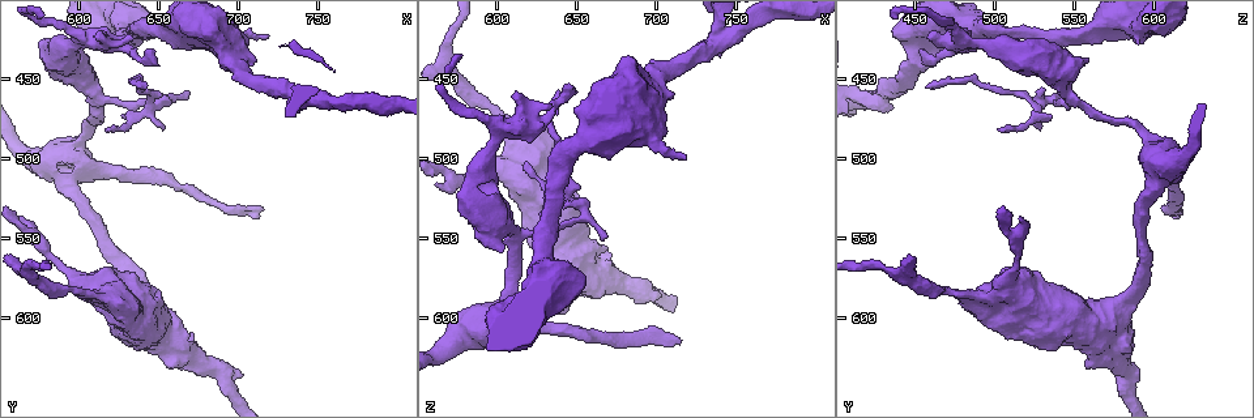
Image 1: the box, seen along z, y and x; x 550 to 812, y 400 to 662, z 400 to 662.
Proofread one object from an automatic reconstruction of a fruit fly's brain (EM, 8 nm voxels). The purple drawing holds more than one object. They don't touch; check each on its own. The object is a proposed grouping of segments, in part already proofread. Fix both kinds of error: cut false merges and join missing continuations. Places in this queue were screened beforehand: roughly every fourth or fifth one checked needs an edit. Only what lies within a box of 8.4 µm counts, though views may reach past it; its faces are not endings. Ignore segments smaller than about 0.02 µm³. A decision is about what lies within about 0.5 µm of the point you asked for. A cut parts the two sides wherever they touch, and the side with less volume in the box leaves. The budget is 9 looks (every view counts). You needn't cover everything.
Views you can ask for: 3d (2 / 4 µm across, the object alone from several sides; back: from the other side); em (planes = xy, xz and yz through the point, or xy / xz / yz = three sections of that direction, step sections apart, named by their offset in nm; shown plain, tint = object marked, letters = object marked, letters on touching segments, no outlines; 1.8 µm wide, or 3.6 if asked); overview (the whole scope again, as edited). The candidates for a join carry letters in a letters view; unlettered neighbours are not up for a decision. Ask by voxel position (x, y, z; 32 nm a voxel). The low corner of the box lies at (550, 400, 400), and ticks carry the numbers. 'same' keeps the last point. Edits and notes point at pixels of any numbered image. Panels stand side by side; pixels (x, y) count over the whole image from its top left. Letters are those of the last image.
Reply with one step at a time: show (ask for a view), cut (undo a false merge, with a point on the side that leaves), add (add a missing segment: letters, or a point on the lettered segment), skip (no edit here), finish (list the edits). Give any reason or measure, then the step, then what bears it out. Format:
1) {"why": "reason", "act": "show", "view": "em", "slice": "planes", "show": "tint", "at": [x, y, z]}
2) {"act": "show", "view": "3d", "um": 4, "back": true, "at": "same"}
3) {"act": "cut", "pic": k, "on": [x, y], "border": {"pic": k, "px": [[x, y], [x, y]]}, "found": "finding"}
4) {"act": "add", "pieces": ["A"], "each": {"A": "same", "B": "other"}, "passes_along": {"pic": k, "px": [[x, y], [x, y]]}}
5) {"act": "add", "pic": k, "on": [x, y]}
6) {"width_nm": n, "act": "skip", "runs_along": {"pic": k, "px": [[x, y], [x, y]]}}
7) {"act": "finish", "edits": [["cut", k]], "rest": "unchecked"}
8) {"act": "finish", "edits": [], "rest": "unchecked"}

{"why": "free end", "act": "show", "view": "3d", "um": 4, "at": [614, 568, 518]}

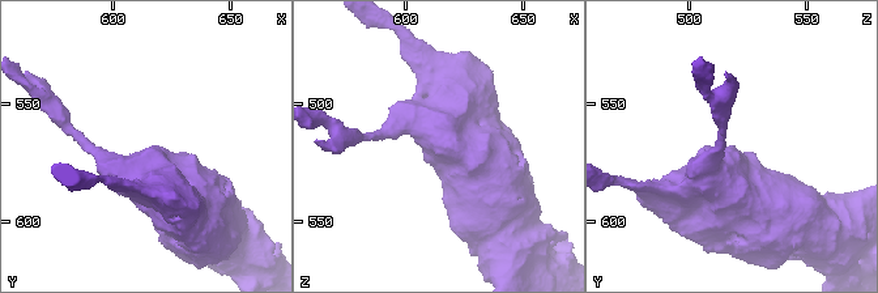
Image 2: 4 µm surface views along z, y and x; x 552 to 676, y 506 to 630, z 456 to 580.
{"act": "show", "view": "em", "um": 3.6, "slice": "planes", "show": "letters", "at": [614, 570, 518]}

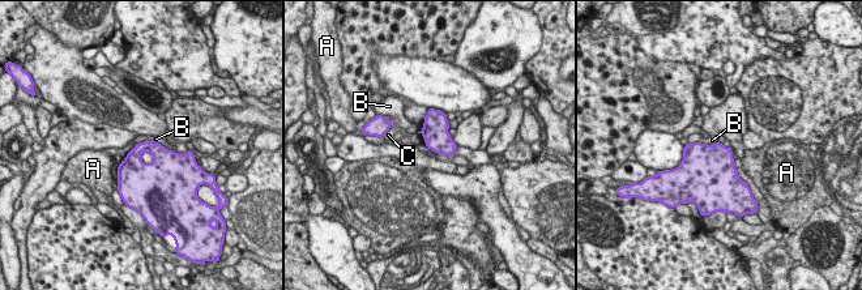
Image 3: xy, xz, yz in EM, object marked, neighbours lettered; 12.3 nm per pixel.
{"act": "skip", "each": {"A": "other", "B": "other", "C": "other"}, "border": {"pic": 3, "px": [[150, 139], [169, 150]]}, "found": "none of them fits"}

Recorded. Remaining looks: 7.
{"why": "tapers out", "act": "show", "view": "3d", "um": 4, "back": true, "at": [618, 484, 500]}

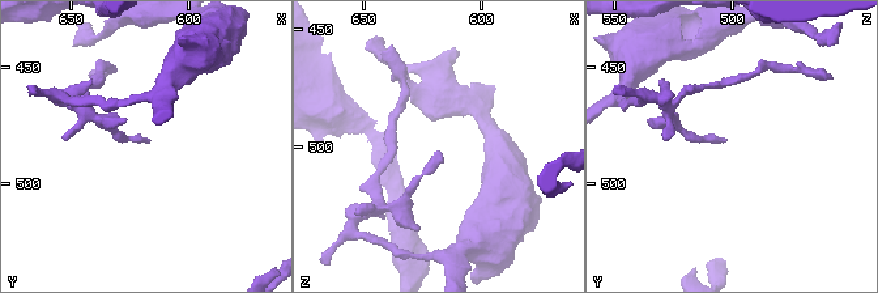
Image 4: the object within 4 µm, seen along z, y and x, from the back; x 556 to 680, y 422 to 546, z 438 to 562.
{"why": "now the EM", "act": "show", "view": "em", "slice": "xz", "step": 4, "show": "tint", "at": [618, 481, 502]}

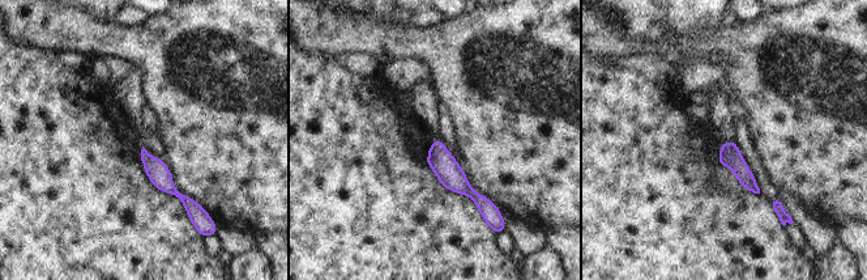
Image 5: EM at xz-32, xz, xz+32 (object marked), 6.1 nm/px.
{"why": "cut it another way", "act": "show", "view": "em", "slice": "planes", "show": "letters", "at": "same"}

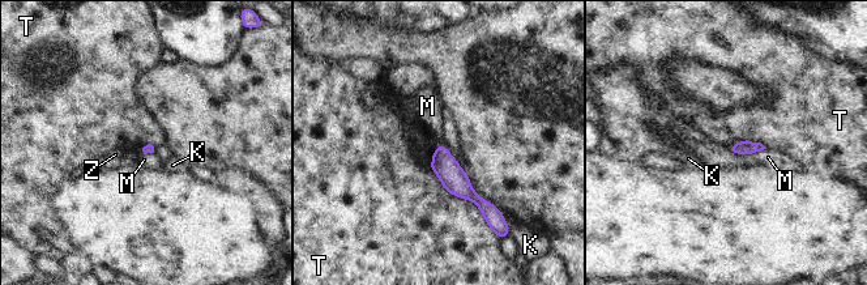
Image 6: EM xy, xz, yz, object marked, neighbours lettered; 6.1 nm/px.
{"longest_contact_nm": ["T", 600], "act": "skip", "each": {"K": "other", "M": "other", "T": "other", "Z": "other"}, "found": "no lettered segment goes on from it"}

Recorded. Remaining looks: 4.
{"why": "two arms in line, one across", "act": "show", "view": "em", "slice": "planes", "show": "plain", "at": [740, 460, 424]}

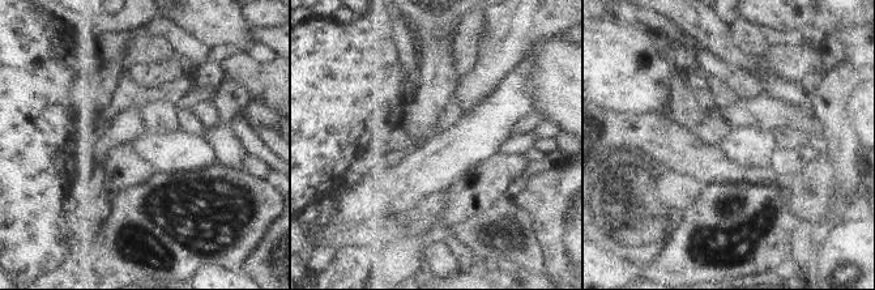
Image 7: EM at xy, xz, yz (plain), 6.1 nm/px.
{"why": "with the object marked", "act": "show", "view": "em", "slice": "planes", "show": "tint", "at": "same"}

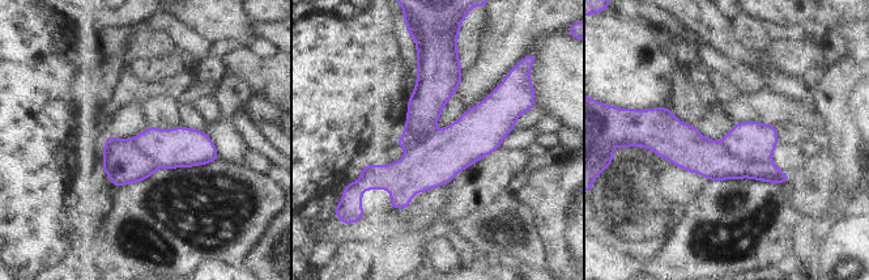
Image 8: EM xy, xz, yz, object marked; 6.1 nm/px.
{"why": "see the neighbours", "act": "show", "view": "em", "slice": "planes", "show": "letters", "at": "same"}

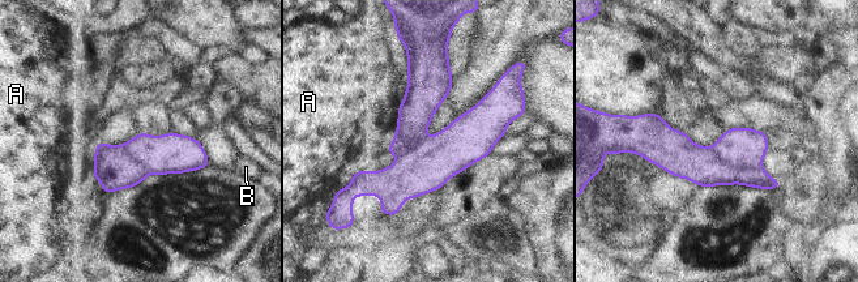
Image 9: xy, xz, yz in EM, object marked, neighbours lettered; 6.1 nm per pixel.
{"act": "cut", "pic": 9, "on": [703, 166], "each": {"A": "other", "B": "other"}, "border": {"pic": 9, "px": [[712, 146], [733, 165], [762, 167]]}, "found": "two cells meet here"}

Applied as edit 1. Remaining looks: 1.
{"why": "tapers out", "act": "show", "view": "em", "slice": "planes", "show": "letters", "at": [716, 530, 614]}

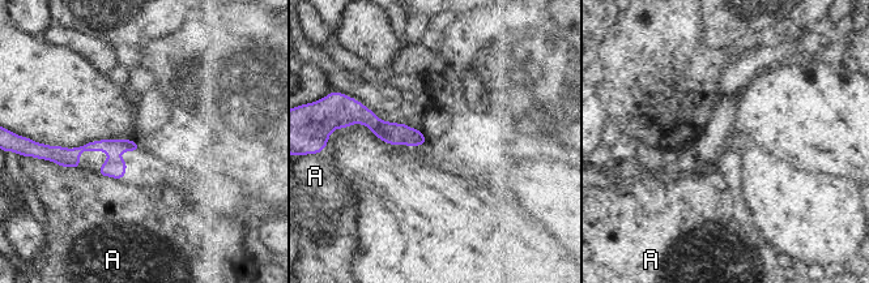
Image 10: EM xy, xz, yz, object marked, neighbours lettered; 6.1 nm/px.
{"width_nm": 100, "act": "skip", "each": {"A": "other"}, "border": {"pic": 10, "px": [[54, 161], [60, 166], [79, 168]]}, "found": "none of them fits"}

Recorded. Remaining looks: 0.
{"act": "finish", "edits": [["cut", 9]], "rest": "unchecked"}

